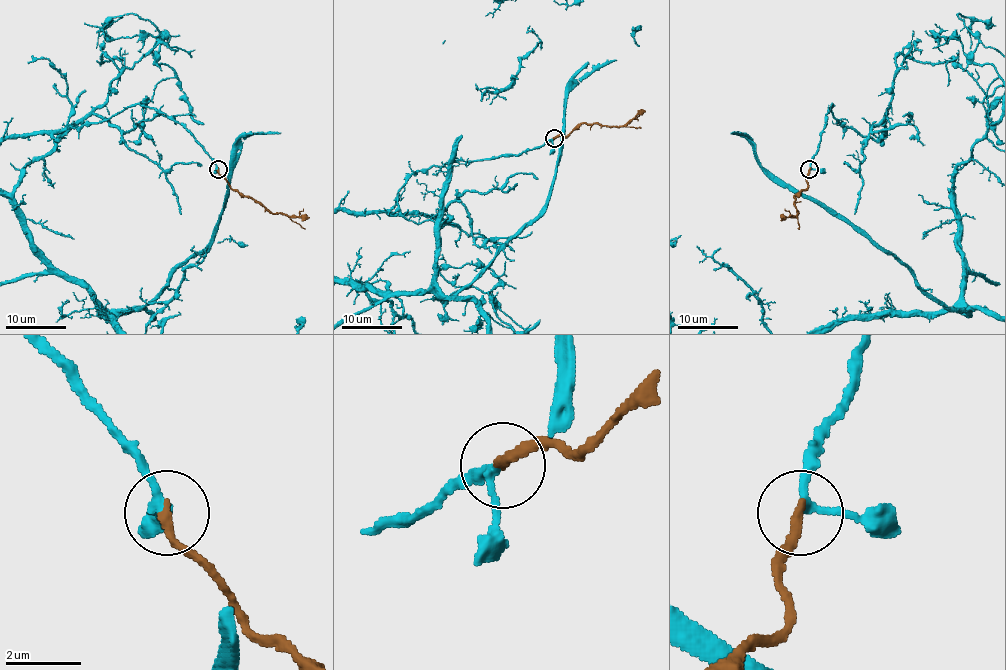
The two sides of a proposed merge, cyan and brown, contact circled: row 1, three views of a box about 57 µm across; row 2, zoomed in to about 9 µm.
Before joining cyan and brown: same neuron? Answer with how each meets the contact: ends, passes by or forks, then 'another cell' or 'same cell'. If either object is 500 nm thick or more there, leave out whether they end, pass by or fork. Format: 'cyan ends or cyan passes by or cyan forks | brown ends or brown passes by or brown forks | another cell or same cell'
cyan passes by | brown ends | same cell

